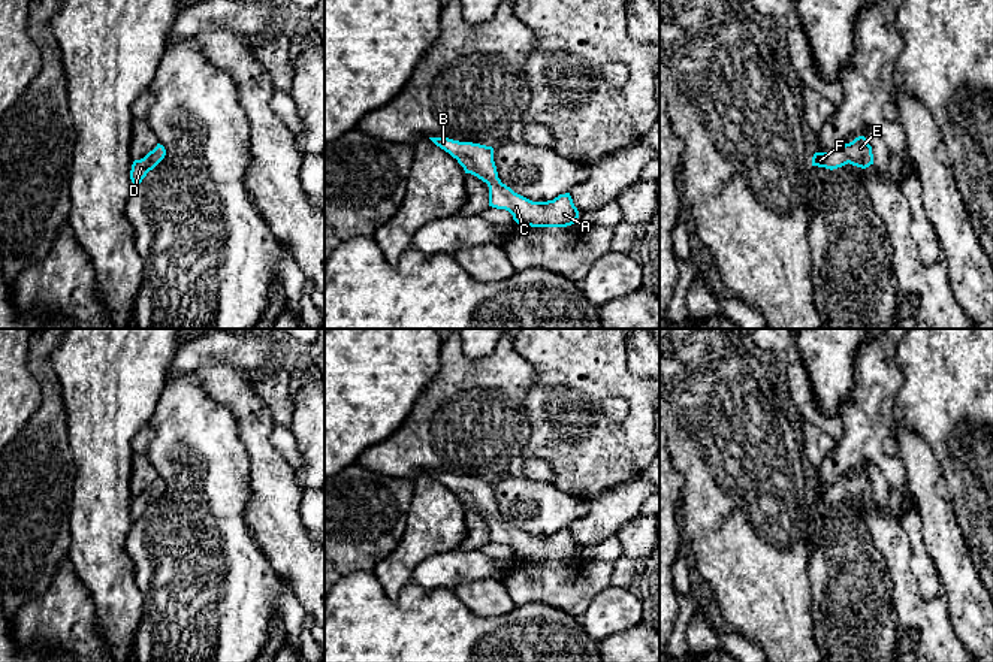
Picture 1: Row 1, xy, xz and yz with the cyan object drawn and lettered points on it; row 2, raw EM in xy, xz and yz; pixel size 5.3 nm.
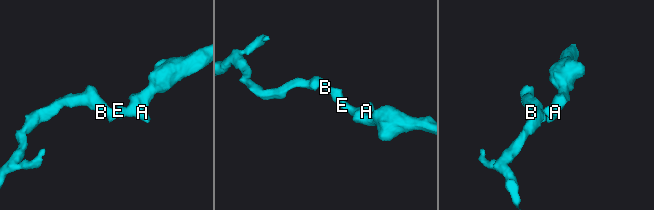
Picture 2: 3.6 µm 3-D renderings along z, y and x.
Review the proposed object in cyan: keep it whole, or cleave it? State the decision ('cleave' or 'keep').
keep

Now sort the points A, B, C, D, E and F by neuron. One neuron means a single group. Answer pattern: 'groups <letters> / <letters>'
groups A B C D E F

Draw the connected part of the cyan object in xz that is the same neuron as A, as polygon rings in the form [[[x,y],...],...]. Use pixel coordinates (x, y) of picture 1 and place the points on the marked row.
[[[449,137],[429,139],[456,158],[465,173],[486,182],[489,187],[489,206],[508,211],[519,226],[567,227],[577,223],[579,211],[570,193],[559,194],[547,202],[532,202],[502,184],[498,178],[492,146]]]

